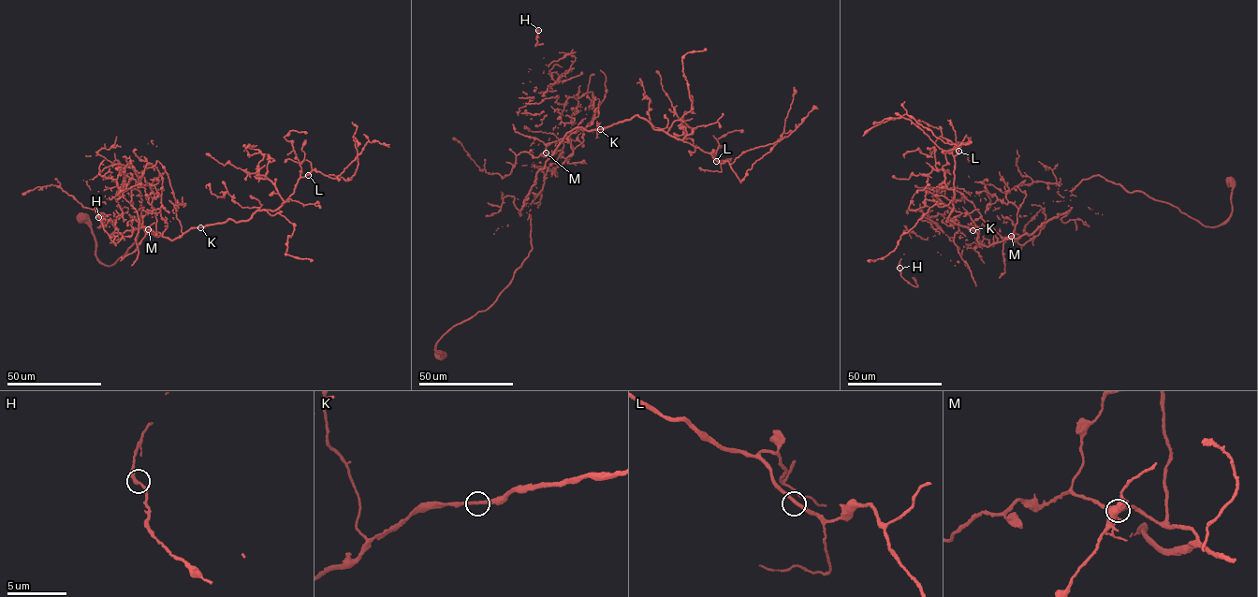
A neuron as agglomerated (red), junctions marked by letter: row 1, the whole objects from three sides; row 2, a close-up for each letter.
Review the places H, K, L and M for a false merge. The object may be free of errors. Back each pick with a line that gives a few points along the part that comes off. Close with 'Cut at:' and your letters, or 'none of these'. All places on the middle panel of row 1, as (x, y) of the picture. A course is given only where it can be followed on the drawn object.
Cut at: none of these

